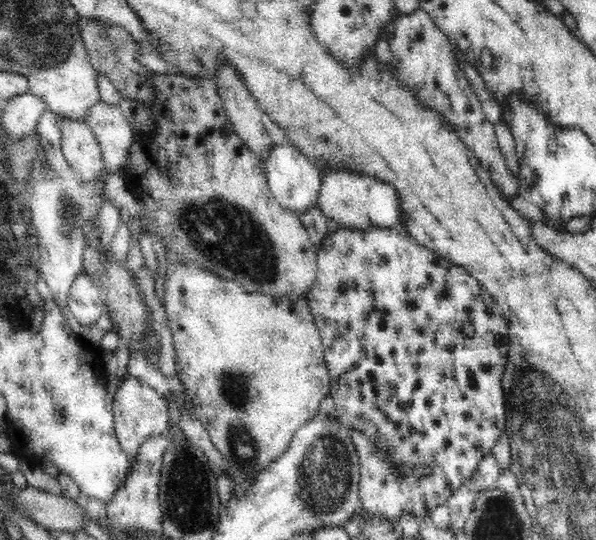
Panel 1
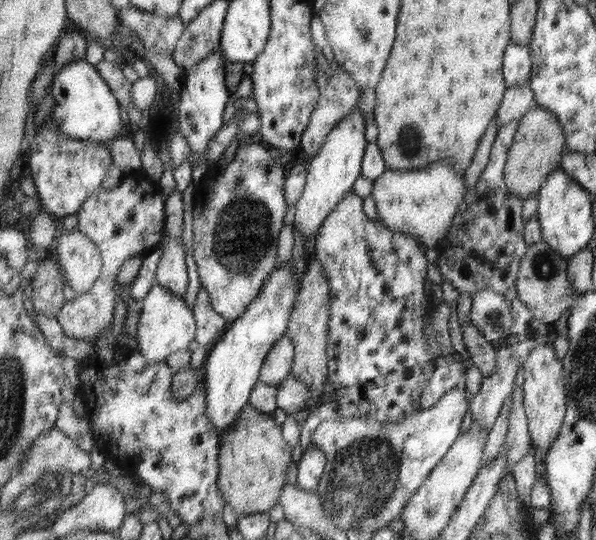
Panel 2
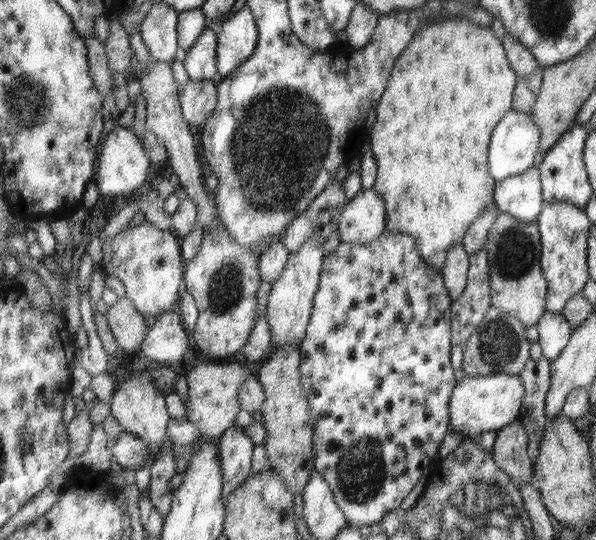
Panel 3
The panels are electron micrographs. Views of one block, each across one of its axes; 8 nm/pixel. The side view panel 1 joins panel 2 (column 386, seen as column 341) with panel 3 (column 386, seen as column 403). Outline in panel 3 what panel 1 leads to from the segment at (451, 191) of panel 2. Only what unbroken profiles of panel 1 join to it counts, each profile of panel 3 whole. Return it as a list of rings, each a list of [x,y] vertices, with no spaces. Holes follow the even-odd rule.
[[[363,189],[343,209],[339,237],[343,243],[369,243],[384,233],[386,224],[383,195],[375,189]]]

